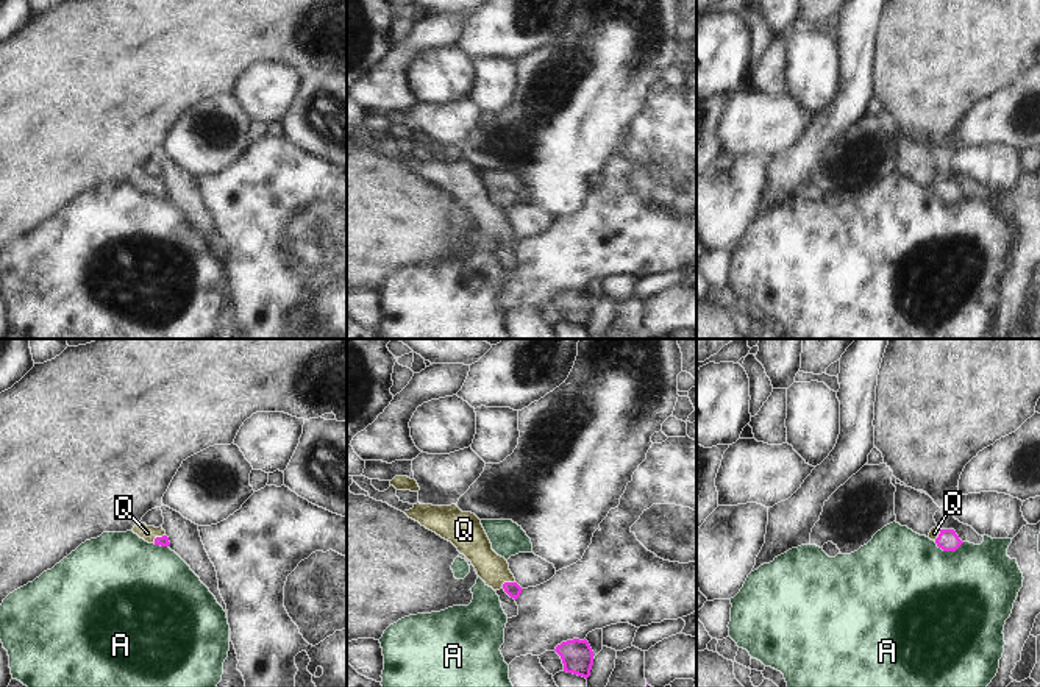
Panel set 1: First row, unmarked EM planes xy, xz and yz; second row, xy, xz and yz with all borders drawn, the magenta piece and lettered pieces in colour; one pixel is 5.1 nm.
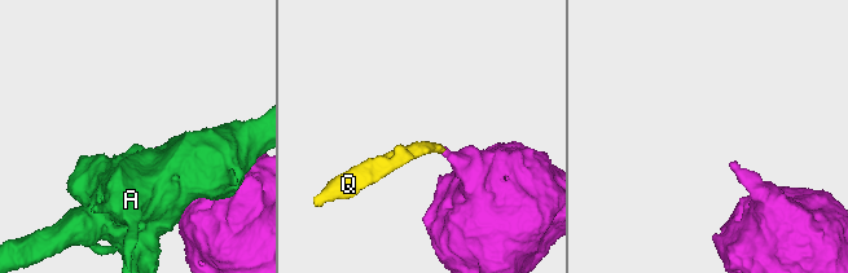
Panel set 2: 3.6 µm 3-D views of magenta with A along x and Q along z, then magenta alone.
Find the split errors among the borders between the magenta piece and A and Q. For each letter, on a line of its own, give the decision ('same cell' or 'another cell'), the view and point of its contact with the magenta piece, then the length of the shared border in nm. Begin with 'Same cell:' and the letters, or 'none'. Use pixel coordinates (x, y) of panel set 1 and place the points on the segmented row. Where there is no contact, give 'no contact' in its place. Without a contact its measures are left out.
Same cell: Q
A: another cell | yz (950, 550) | 160 nm
Q: same cell | xz (506, 583) | 80 nm

